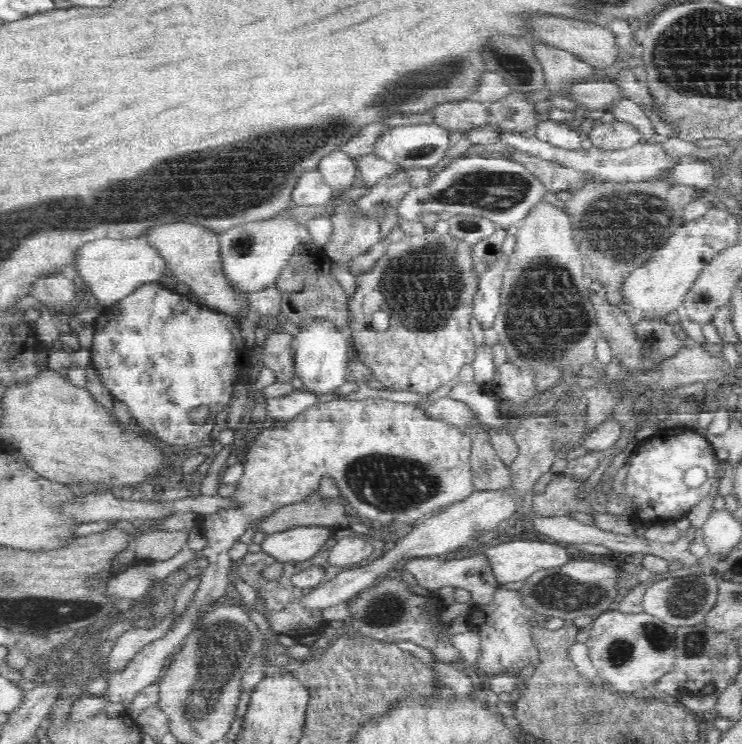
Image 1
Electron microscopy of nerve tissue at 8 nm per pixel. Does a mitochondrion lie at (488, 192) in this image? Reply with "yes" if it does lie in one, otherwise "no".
yes

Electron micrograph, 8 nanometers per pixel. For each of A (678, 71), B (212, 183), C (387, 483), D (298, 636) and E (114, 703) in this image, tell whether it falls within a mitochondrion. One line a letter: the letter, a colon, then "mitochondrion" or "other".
A: mitochondrion
B: mitochondrion
C: mitochondrion
D: other
E: other

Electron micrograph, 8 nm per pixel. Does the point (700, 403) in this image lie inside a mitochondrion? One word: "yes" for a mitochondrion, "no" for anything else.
no

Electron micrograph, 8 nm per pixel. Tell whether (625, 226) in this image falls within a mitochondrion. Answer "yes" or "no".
yes

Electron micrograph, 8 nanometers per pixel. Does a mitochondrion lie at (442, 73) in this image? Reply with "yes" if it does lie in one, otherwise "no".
yes

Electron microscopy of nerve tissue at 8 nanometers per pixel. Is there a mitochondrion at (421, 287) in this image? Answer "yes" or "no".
yes

